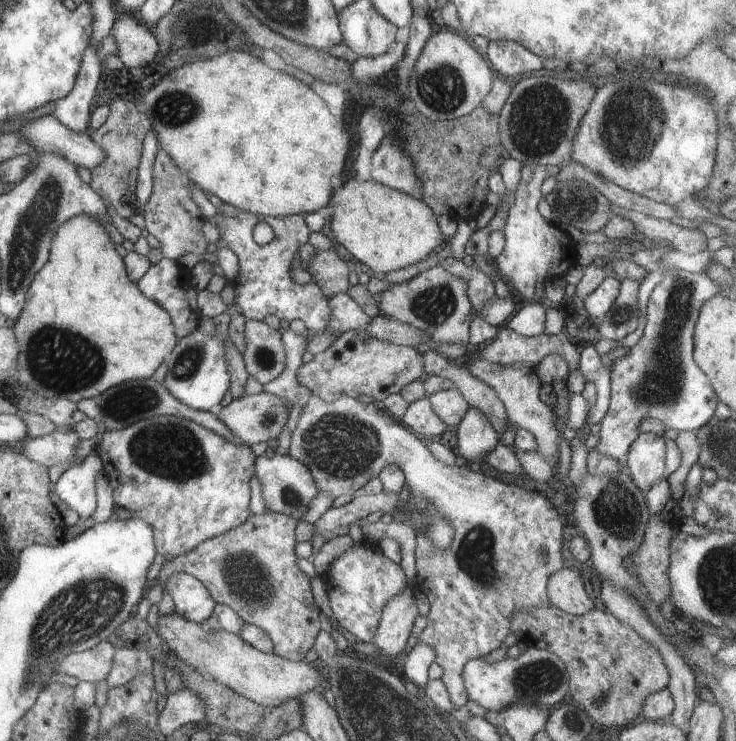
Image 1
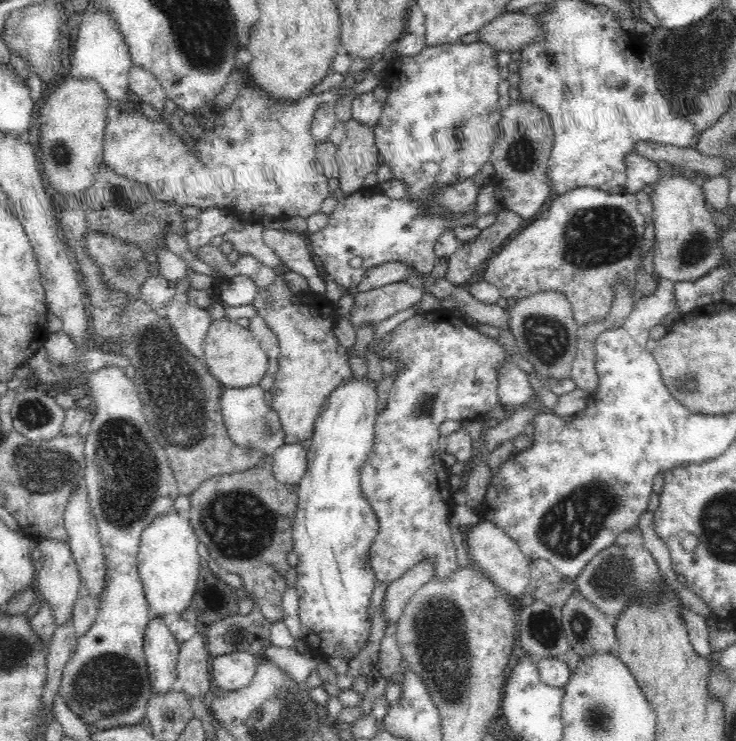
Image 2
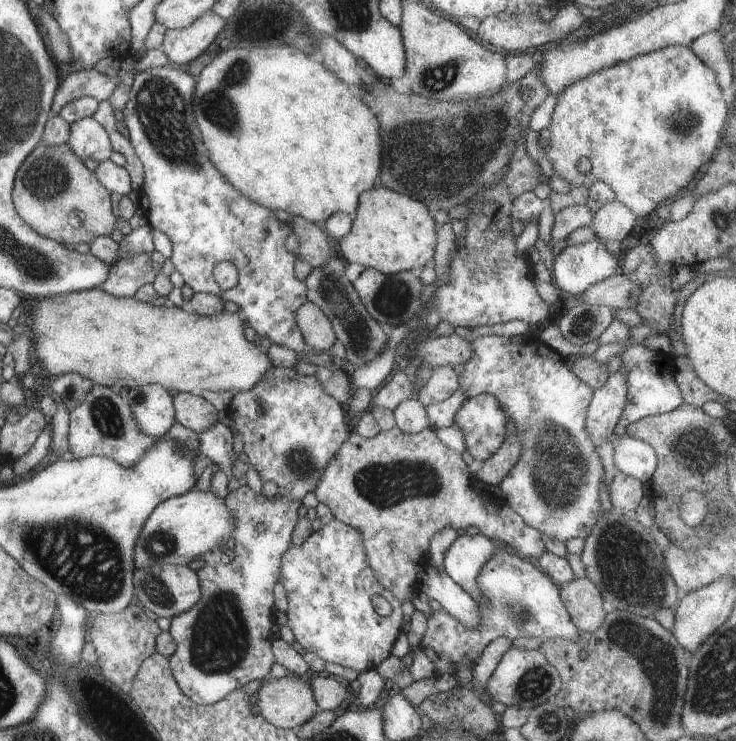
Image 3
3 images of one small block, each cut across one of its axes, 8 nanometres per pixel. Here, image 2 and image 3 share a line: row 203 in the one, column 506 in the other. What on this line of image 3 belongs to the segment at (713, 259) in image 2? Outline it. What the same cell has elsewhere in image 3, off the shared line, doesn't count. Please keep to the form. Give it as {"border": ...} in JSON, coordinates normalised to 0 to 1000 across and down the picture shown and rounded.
{"border":[[[694,872],[686,877],[659,923],[659,939],[664,947],[681,947],[686,955],[700,953],[713,961],[721,961],[727,953],[751,947],[754,937],[762,931],[762,915],[760,910],[743,896],[740,885],[730,877],[716,877],[716,874],[700,874]]]}

